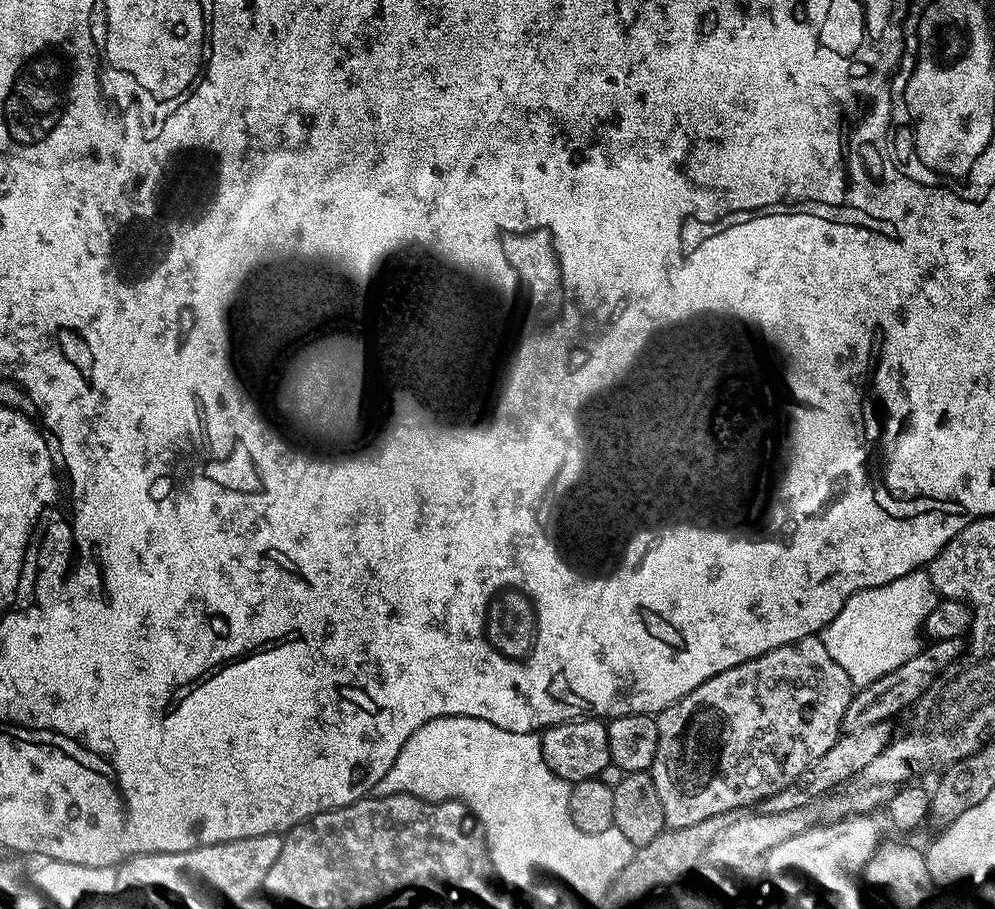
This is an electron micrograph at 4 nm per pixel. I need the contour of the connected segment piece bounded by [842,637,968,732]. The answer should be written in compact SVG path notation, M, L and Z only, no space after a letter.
M965 637L934 640L925 643L914 658L899 664L894 670L890 670L882 678L878 678L873 684L865 684L853 695L850 706L846 706L844 732L853 732L862 726L874 726L874 722L883 720L891 721L900 711L911 709L918 697L937 680L942 672L945 672L956 660L960 659L968 650L968 642Z

